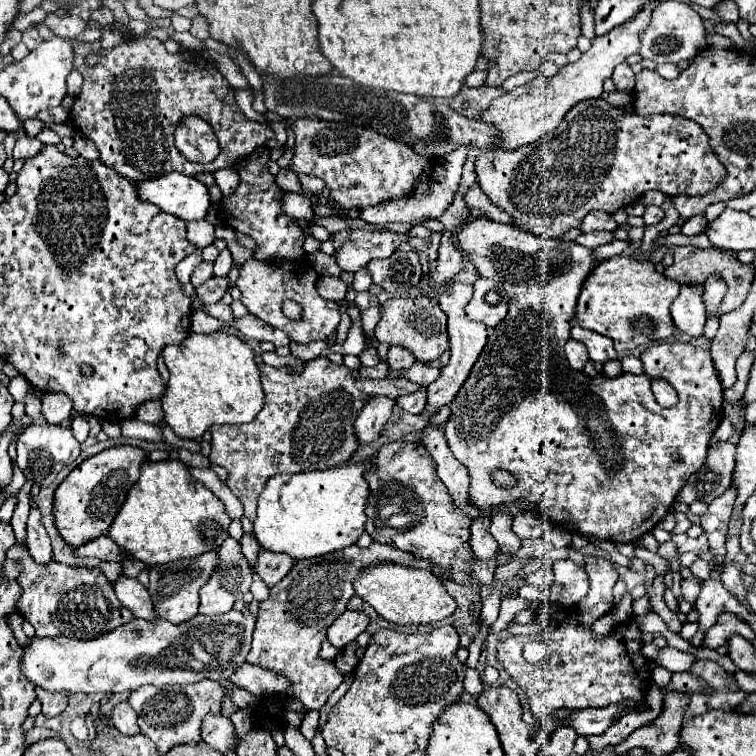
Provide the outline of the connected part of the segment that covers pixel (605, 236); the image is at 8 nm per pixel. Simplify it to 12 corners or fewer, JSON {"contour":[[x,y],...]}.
{"contour":[[614,232],[580,234],[574,242],[594,250],[614,240]]}

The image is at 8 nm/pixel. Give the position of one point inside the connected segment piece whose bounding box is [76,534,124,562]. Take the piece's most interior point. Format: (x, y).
(104, 548)

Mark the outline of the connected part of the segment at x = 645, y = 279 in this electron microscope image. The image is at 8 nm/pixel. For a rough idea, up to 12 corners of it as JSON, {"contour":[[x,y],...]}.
{"contour":[[670,200],[645,226],[645,255],[614,256],[586,278],[578,324],[618,352],[674,334],[680,284],[652,264]]}

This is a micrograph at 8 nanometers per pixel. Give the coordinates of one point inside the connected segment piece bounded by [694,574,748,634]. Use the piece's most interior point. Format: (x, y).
(714, 599)

